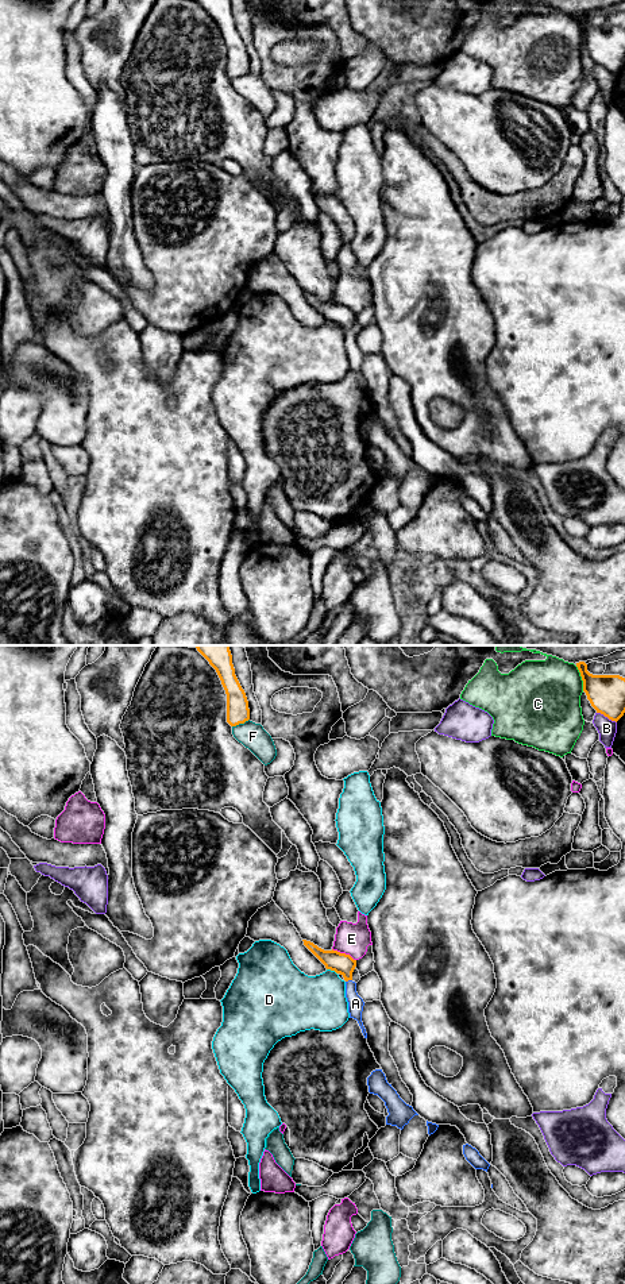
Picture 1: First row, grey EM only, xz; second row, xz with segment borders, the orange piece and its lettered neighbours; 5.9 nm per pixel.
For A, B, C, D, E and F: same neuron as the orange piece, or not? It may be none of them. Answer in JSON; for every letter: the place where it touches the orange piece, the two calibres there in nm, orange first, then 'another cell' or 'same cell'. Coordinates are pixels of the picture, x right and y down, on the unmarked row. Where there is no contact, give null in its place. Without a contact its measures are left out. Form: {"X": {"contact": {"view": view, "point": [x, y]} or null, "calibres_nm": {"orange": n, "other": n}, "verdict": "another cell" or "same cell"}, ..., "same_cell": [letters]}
{"A": {"contact": {"view": "xz", "point": [348, 331]}, "calibres_nm": {"orange": 120, "other": 100}, "verdict": "same cell"}, "B": {"contact": {"view": "xz", "point": [606, 68]}, "calibres_nm": {"orange": 220, "other": 120}, "verdict": "another cell"}, "C": {"contact": {"view": "xz", "point": [582, 30]}, "calibres_nm": {"orange": 220, "other": 440}, "verdict": "another cell"}, "D": {"contact": {"view": "xz", "point": [332, 322]}, "calibres_nm": {"orange": 120, "other": 320}, "verdict": "another cell"}, "E": {"contact": {"view": "xz", "point": [344, 305]}, "calibres_nm": {"orange": 120, "other": 190}, "verdict": "another cell"}, "F": {"contact": {"view": "xz", "point": [240, 74]}, "calibres_nm": {"orange": 140, "other": 160}, "verdict": "another cell"}, "same_cell": ["A"]}

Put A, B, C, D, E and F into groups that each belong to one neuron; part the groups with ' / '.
A / B / C / D / E / F

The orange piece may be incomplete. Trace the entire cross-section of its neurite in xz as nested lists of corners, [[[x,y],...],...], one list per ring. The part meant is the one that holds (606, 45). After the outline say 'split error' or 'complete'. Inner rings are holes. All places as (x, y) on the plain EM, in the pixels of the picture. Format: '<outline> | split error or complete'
[[[585,14],[576,15],[583,32],[583,43],[597,65],[618,73],[625,65],[625,30],[620,27],[593,27]]] | complete

